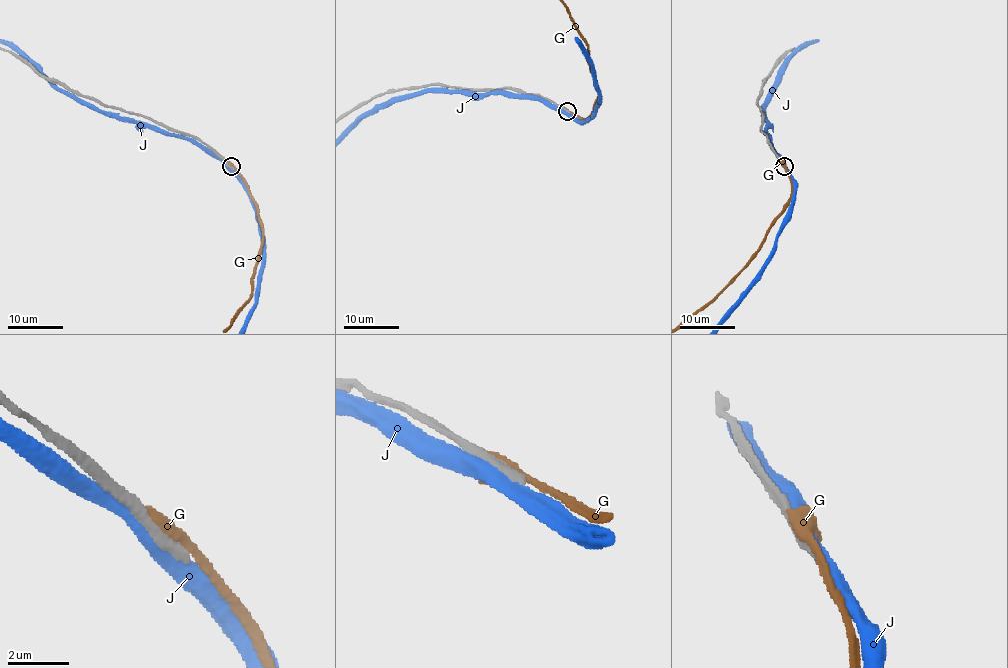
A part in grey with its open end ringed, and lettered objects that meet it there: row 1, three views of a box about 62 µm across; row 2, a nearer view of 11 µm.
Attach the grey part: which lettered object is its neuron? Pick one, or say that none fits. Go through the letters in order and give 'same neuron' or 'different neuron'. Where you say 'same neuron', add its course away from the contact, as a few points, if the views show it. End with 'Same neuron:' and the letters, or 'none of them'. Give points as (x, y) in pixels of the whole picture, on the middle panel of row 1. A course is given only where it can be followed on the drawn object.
G: different neuron
J: different neuron
Same neuron: none of them

